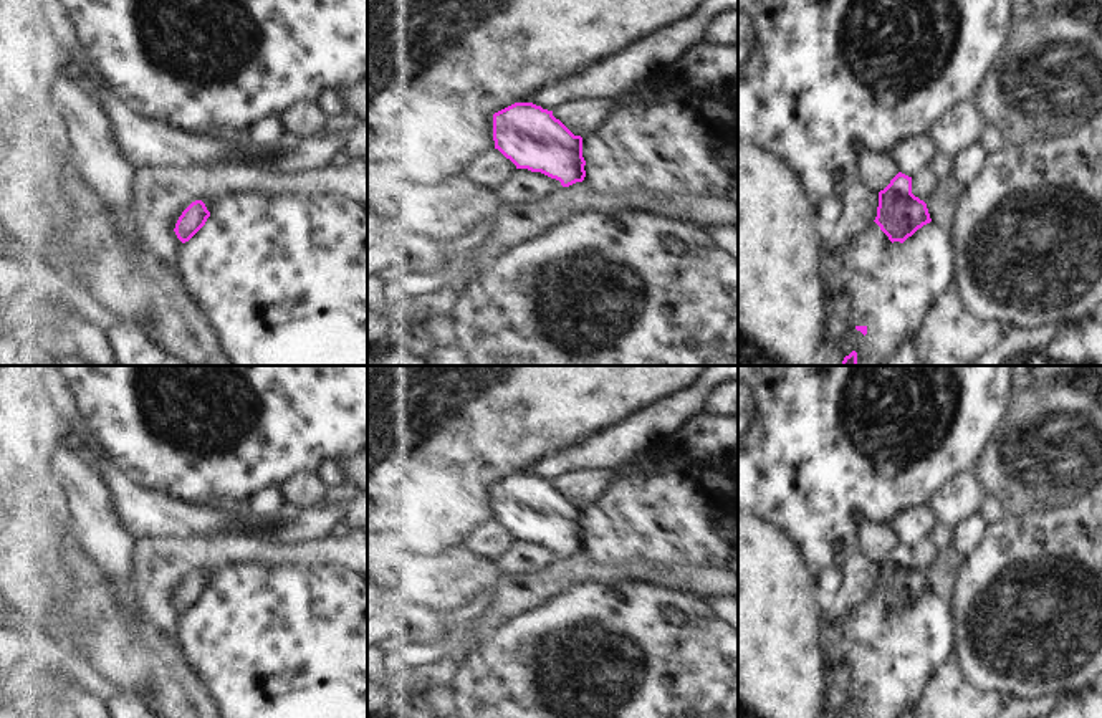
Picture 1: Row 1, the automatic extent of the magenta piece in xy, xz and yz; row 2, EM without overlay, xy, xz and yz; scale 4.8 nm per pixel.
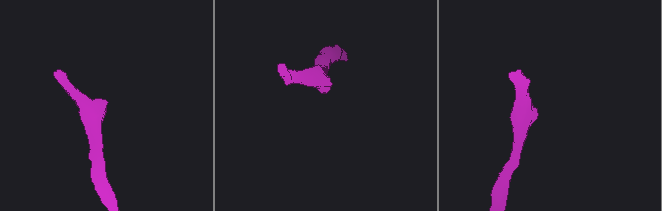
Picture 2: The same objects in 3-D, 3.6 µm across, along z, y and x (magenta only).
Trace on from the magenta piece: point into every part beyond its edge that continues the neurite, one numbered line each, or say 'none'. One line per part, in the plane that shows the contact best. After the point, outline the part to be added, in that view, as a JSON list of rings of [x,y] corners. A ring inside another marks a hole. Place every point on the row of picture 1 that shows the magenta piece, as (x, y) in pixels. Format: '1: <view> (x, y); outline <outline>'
none

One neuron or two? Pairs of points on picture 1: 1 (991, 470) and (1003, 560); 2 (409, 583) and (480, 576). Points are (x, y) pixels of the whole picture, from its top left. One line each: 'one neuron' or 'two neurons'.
1: two neurons
2: one neuron

